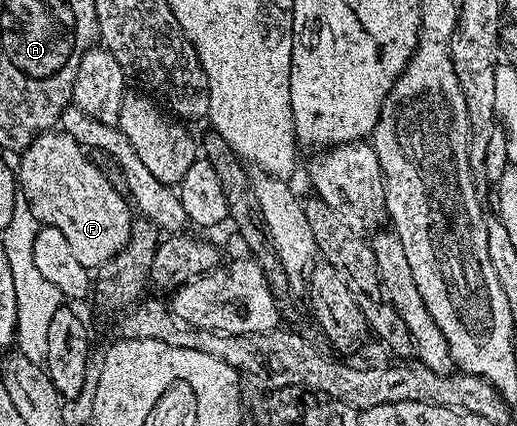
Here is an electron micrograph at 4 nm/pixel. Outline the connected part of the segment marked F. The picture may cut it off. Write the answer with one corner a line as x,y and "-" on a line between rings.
48,132
46,134
38,134
33,141
27,146
26,150
22,151
21,157
23,158
17,162
17,181
21,196
29,204
29,208
33,212
33,216
43,226
52,226
57,228
58,231
65,236
66,243
69,244
70,251
76,256
76,260
79,264
88,268
98,268
101,264
105,264
113,256
117,256
117,252
121,252
121,248
125,248
125,244
129,240
131,235
131,224
133,221
133,206
130,201
124,195
117,192
117,188
113,188
113,184
109,184
109,180
105,180
105,176
94,164
94,161
89,157
88,151
84,149
77,140
70,137
70,135
64,132

